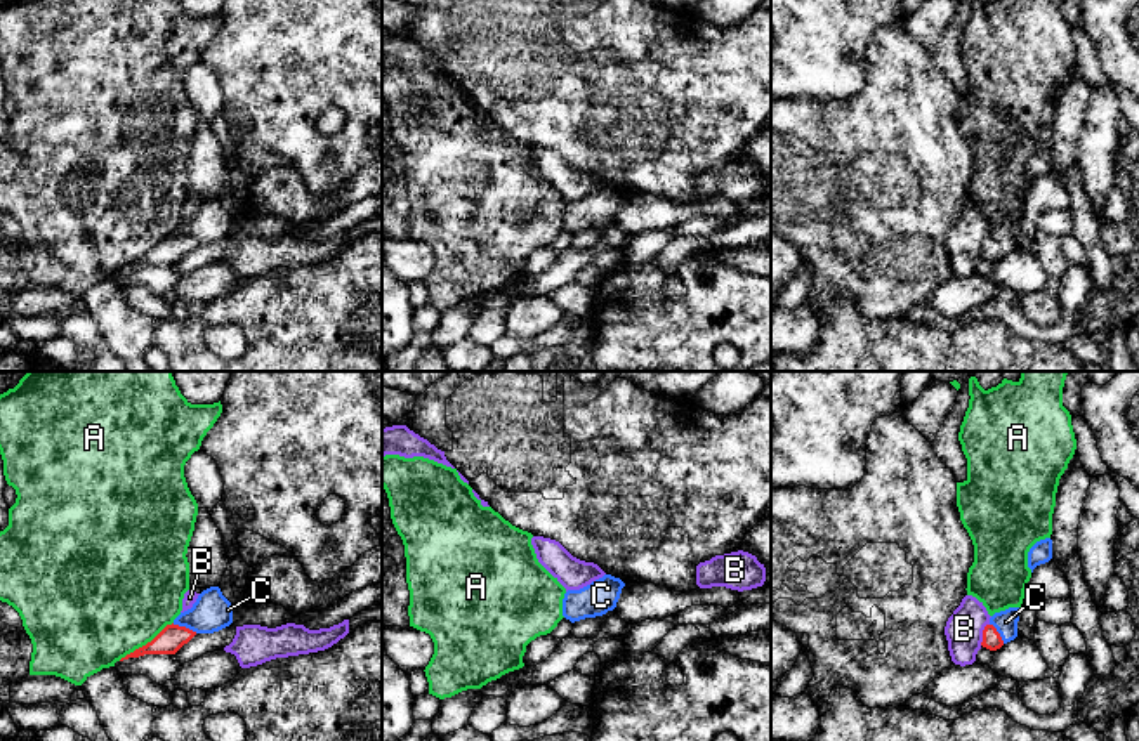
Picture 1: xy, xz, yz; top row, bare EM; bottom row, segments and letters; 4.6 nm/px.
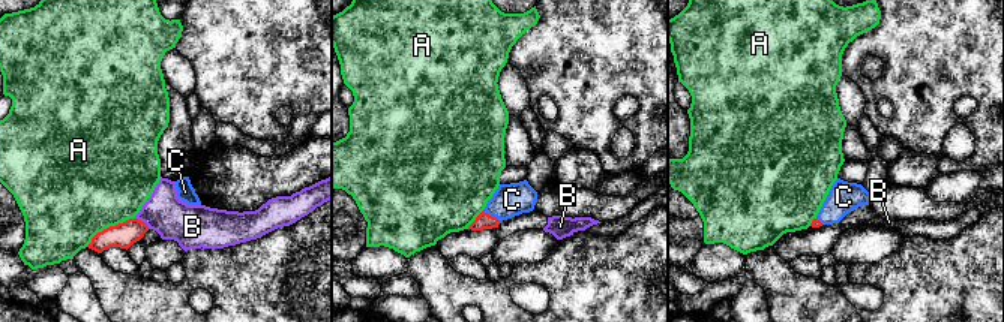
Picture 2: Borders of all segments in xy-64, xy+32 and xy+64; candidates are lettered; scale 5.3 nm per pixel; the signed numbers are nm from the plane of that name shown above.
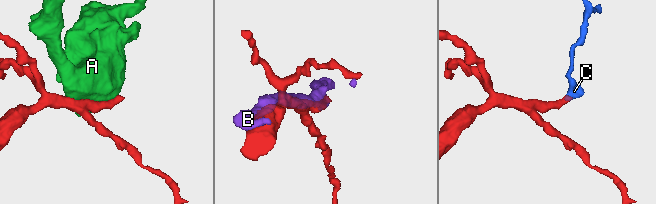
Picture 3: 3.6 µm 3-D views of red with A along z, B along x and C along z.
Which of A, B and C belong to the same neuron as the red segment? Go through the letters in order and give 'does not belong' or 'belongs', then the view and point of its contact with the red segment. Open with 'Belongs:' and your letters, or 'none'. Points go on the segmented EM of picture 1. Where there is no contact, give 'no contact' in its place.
Belongs: C
A: does not belong; contact xy (146, 644)
B: does not belong; contact yz (983, 634)
C: belongs; contact xy (184, 627)

